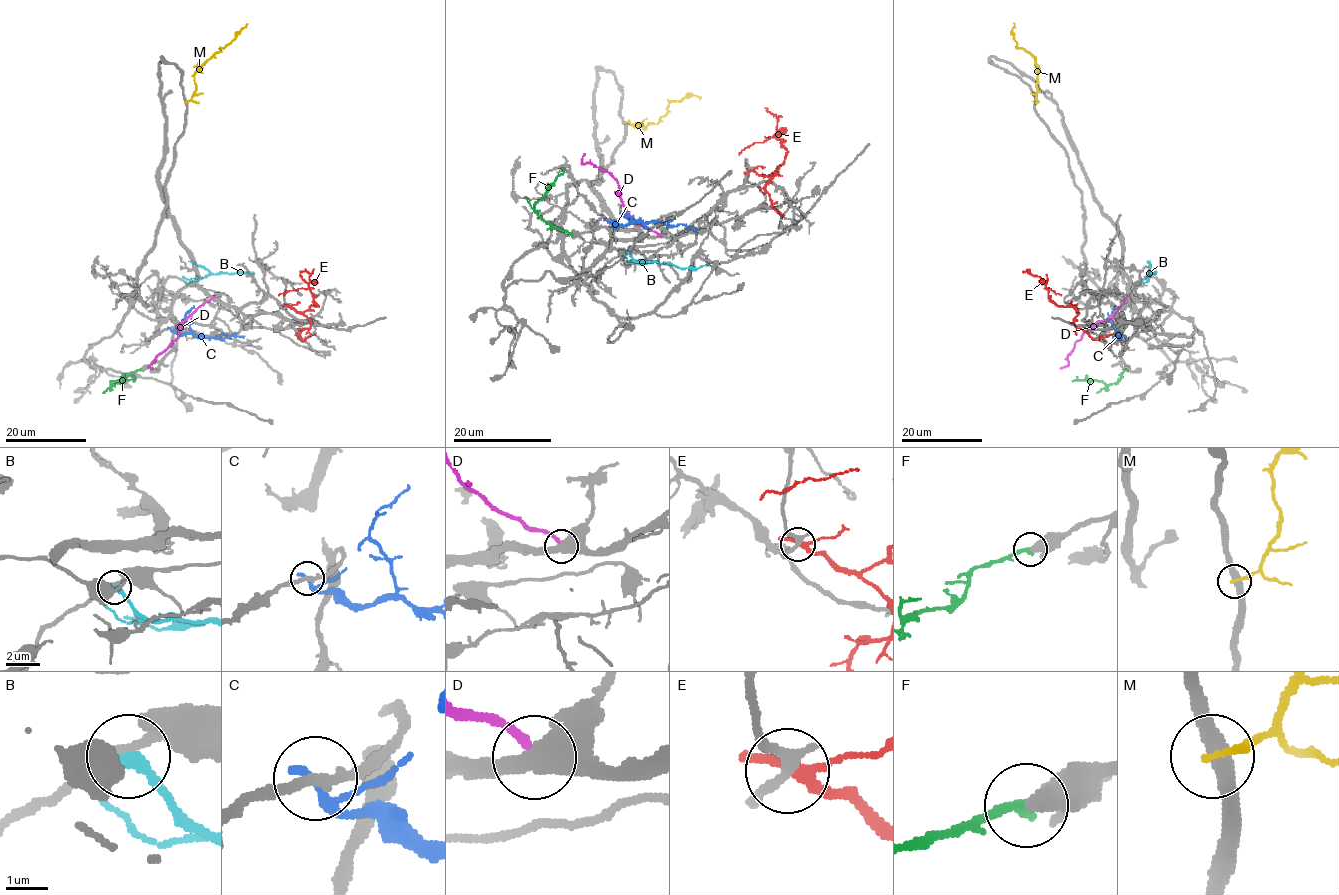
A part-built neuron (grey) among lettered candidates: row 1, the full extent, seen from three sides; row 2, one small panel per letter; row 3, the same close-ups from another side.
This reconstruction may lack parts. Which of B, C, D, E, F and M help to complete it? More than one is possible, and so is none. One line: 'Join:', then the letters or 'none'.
Join: F

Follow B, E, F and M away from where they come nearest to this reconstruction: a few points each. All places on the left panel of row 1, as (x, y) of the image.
B: (186, 283), (217, 273), (254, 273)
E: (287, 305), (304, 313), (312, 305), (318, 305), (309, 286), (310, 274), (300, 272)
F: (141, 369), (129, 372), (121, 382), (109, 383), (114, 380), (133, 381)
M: (185, 102), (195, 90), (194, 73), (247, 23)

